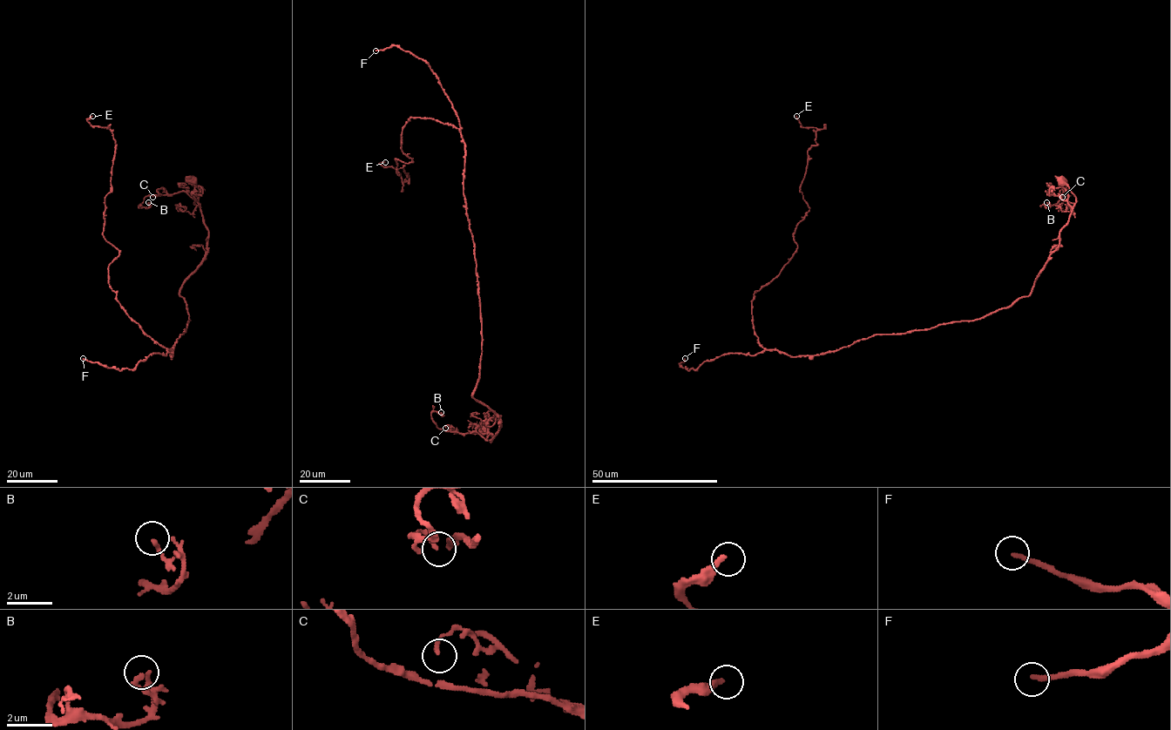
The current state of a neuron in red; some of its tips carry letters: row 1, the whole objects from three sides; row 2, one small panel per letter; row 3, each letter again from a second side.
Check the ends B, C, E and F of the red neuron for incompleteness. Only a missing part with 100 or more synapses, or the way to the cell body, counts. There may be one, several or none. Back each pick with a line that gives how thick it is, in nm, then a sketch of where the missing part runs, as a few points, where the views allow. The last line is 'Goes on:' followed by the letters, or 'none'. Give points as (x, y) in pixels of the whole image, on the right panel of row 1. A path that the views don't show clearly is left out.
F: Thickness 200 nm. Course of what is missing: (685, 358), (705, 347), (714, 356), (710, 364), (712, 381), (730, 399), (741, 395), (747, 379)
Goes on: F

